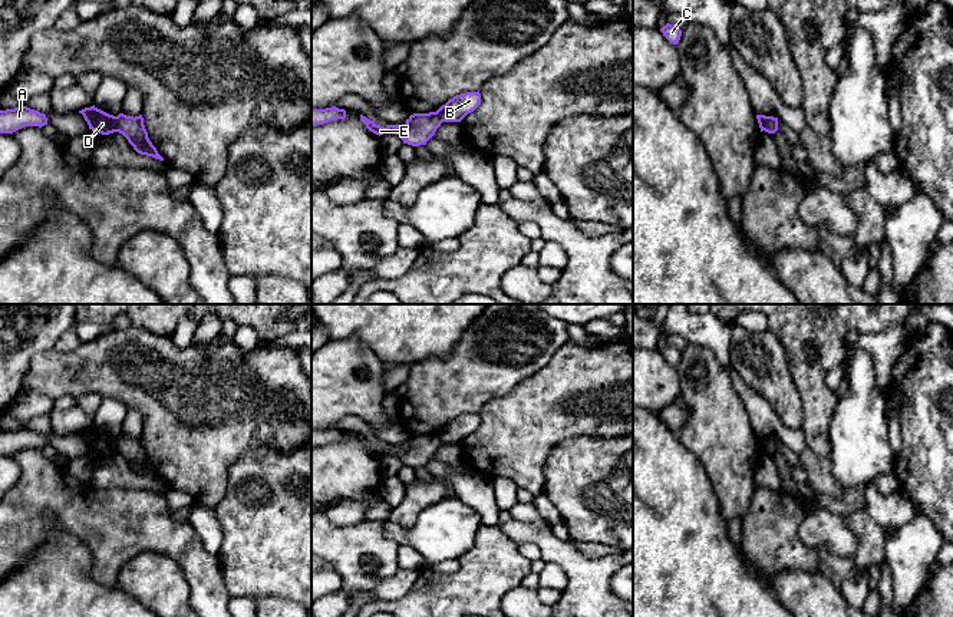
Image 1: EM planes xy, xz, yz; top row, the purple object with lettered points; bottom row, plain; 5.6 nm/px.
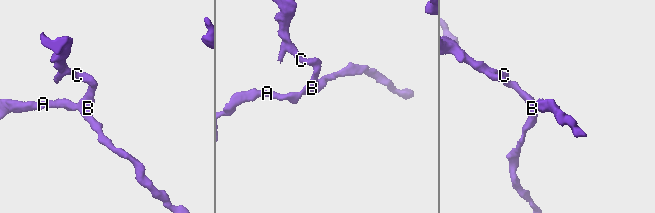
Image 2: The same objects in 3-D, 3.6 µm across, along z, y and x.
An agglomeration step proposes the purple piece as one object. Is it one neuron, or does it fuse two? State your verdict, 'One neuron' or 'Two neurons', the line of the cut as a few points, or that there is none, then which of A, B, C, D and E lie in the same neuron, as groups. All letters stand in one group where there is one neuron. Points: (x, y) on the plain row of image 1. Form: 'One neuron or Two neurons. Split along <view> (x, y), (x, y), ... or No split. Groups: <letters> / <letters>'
Two neurons. Split along xy (115, 438), (118, 452). Groups: A D E / B C

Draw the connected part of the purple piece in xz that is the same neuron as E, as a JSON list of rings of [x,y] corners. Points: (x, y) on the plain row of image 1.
[[[438,433],[429,435],[413,435],[406,441],[406,446],[389,446],[386,449],[376,446],[373,442],[360,436],[360,442],[366,446],[366,449],[376,455],[396,455],[400,458],[403,465],[419,468],[426,466],[426,463],[435,456],[436,451],[441,448],[442,442]]]

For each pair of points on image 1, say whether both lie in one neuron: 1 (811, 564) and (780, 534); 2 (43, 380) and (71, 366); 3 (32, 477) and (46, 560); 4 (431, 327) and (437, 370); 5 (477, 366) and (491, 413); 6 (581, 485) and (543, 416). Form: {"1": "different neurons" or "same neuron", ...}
{"1": "same neuron", "2": "same neuron", "3": "different neurons", "4": "different neurons", "5": "different neurons", "6": "different neurons"}

